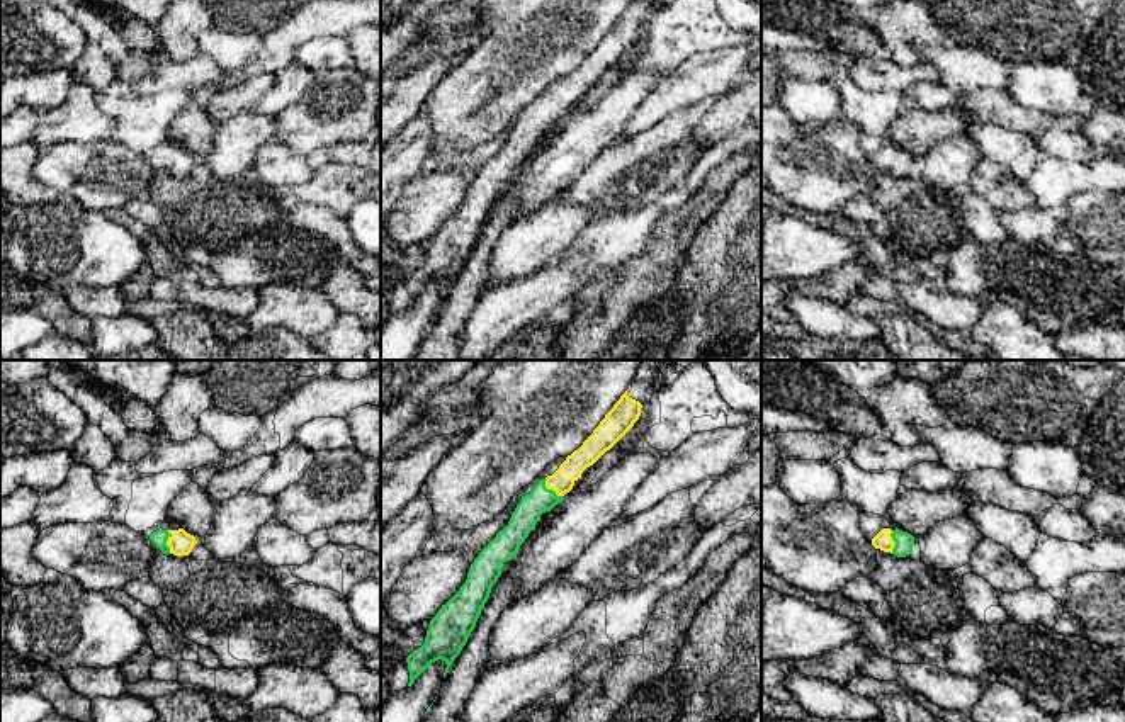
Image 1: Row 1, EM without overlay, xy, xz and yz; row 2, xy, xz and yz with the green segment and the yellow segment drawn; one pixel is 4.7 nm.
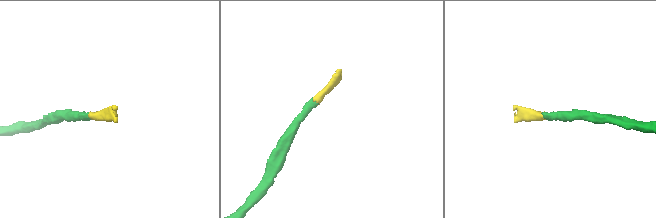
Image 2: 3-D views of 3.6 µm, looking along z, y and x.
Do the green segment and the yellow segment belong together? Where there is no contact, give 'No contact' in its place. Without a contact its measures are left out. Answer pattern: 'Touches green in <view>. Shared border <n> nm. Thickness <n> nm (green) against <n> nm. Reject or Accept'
Touches green in xz. Shared border 120 nm. Thickness 120 nm (green) against 110 nm. Accept

